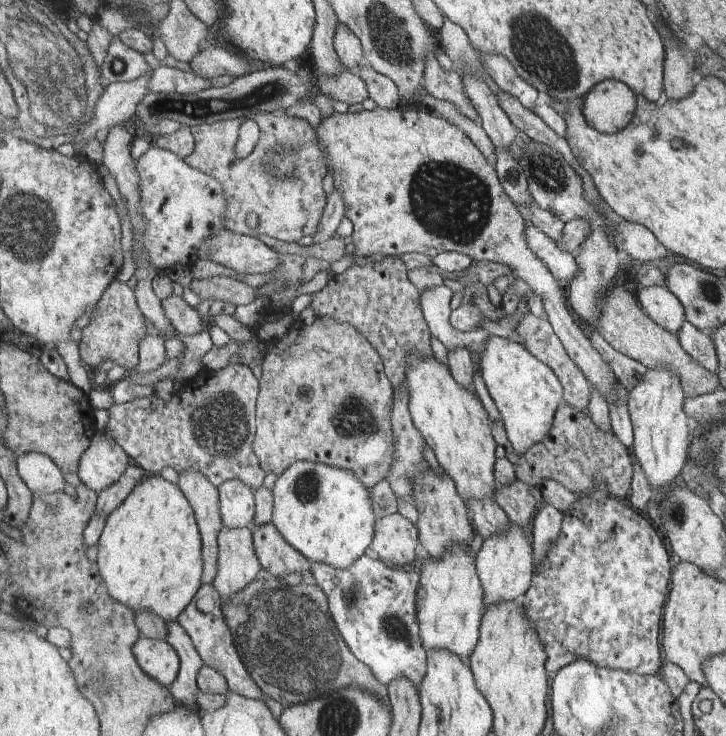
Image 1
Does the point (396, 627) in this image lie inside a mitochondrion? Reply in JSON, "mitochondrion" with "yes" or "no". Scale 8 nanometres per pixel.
{"mitochondrion":"yes"}

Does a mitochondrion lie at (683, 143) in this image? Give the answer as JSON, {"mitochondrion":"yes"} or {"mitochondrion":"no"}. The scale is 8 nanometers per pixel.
{"mitochondrion":"no"}

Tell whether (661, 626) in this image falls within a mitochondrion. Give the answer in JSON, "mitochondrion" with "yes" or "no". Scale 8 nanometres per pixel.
{"mitochondrion":"no"}

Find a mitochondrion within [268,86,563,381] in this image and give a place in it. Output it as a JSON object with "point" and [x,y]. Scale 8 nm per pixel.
{"point":[447,185]}

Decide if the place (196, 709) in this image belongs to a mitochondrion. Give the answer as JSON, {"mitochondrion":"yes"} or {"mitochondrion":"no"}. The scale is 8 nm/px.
{"mitochondrion":"no"}

